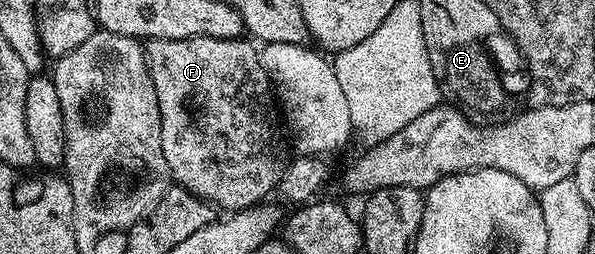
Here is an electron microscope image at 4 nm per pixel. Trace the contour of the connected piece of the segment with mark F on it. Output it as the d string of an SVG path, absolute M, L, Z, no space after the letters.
M199 35L185 39L150 39L144 43L154 93L158 93L160 102L162 154L166 156L172 183L185 187L192 195L211 203L213 208L225 207L228 213L265 202L284 176L290 159L280 140L282 123L278 118L272 80L266 69L262 69L257 48L252 48L251 42L244 42L243 38L219 39Z

